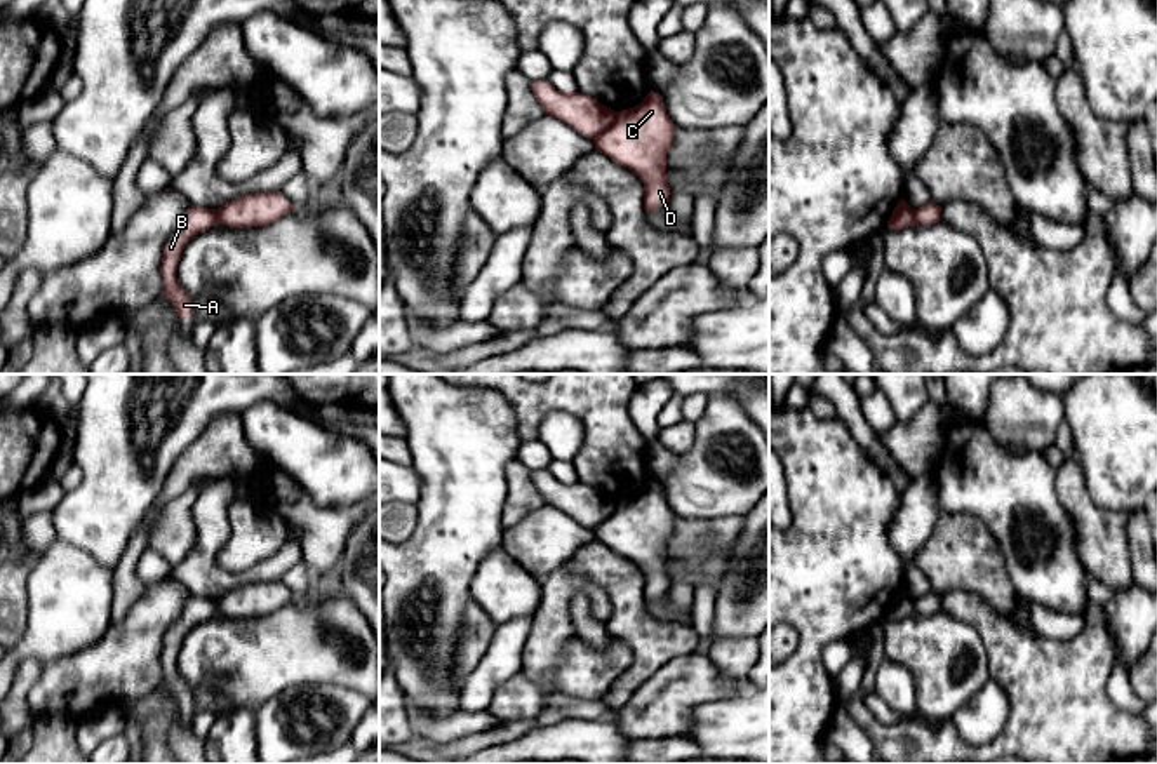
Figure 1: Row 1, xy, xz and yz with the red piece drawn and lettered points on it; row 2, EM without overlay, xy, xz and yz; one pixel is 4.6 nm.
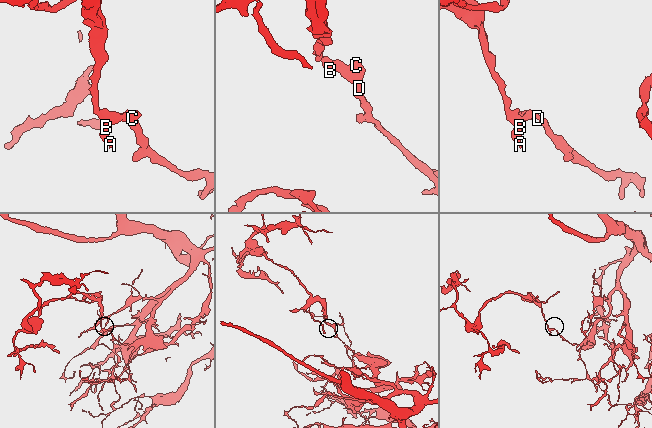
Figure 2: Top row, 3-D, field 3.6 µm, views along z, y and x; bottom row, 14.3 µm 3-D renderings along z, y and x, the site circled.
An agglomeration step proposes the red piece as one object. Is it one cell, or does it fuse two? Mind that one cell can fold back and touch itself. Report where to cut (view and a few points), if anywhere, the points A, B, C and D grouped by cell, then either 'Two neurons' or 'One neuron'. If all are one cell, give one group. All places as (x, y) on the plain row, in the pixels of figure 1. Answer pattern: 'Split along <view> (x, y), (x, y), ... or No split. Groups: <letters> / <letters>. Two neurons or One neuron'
Split along xz (618, 502), (594, 529). Groups: A B / C D. Two neurons

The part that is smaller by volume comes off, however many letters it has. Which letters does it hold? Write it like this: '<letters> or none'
A, B

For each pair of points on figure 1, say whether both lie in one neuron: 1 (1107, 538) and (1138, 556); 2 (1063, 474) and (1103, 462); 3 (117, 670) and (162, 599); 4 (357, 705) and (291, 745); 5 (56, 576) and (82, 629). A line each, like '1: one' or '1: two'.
1: two
2: two
3: one
4: one
5: one

